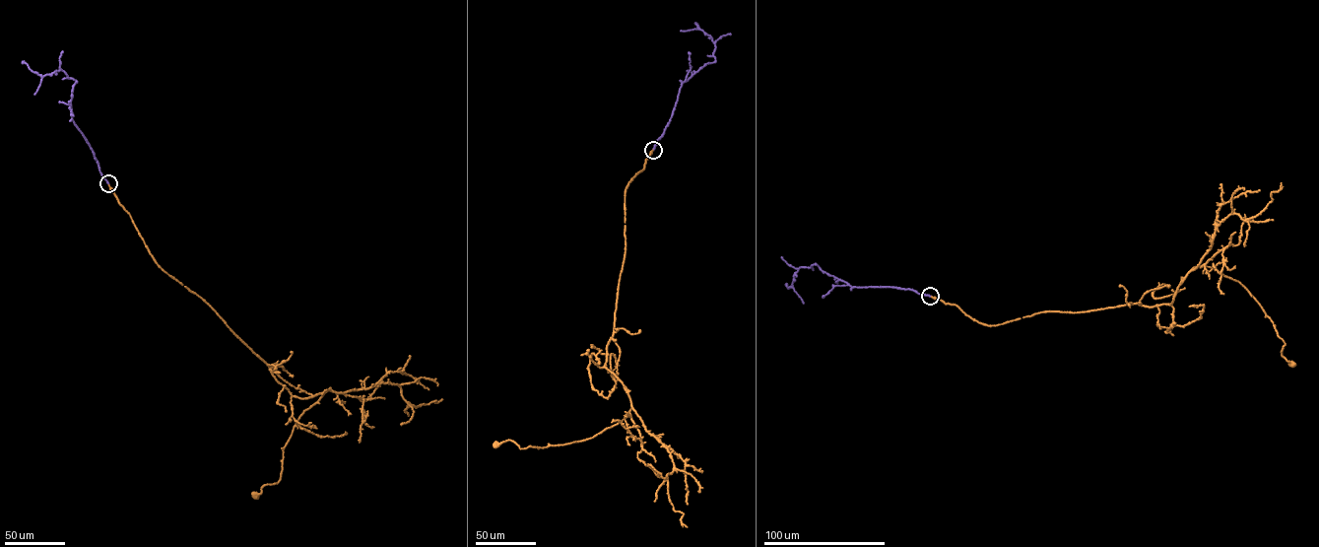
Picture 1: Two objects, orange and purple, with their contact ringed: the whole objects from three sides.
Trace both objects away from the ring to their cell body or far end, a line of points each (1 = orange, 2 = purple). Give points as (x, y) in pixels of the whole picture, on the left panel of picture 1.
1: (108, 183), (158, 264), (207, 303), (292, 395), (306, 398), (330, 388), (295, 425), (280, 479), (255, 495)
2: (108, 183), (89, 144), (71, 120), (71, 97), (76, 81), (61, 70), (41, 76), (22, 62)

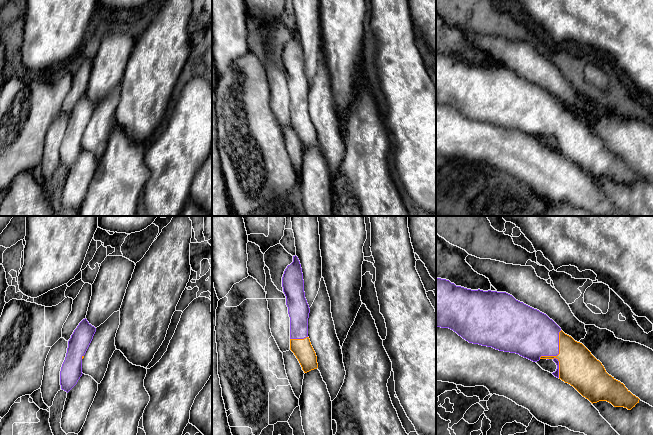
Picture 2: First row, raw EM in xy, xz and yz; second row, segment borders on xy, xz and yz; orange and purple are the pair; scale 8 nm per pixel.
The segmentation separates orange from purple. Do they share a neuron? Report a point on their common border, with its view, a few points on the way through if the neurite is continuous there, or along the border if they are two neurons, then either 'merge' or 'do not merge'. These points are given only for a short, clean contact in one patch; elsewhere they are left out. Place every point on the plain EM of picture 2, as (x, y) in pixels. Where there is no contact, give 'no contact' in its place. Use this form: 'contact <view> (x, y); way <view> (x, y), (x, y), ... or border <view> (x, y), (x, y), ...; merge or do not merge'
contact yz (558, 130); merge

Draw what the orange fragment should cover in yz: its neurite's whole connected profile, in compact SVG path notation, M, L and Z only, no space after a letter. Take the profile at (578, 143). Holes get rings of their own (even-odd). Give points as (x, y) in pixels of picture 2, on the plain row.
M436 53L436 103L449 104L469 119L492 123L499 127L516 129L533 138L540 135L552 135L557 145L552 150L573 162L592 180L607 177L614 183L624 183L631 186L639 174L633 171L623 159L609 151L602 139L580 118L565 110L561 104L546 90L516 76L506 68L471 66L456 62L449 56Z

